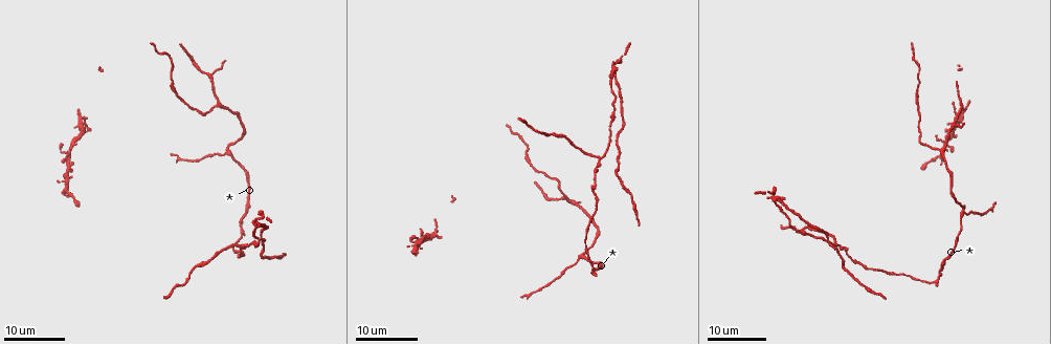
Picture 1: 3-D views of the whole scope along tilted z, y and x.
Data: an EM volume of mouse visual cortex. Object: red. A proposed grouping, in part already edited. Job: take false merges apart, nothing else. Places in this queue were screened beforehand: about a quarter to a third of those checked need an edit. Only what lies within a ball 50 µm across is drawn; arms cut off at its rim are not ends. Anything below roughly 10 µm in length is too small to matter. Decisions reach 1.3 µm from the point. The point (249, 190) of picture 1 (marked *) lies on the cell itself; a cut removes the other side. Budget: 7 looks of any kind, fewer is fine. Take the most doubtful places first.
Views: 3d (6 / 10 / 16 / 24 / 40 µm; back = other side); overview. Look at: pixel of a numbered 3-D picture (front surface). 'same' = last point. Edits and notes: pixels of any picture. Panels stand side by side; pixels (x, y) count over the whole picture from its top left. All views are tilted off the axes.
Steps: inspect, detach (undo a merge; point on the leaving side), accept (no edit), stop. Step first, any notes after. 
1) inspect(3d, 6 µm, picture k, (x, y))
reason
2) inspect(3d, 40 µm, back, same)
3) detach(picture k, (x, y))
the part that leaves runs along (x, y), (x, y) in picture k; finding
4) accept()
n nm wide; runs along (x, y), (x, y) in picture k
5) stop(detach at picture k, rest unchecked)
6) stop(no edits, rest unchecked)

inspect(3d, 24 µm, picture 1, (775, 201))
four arms meet

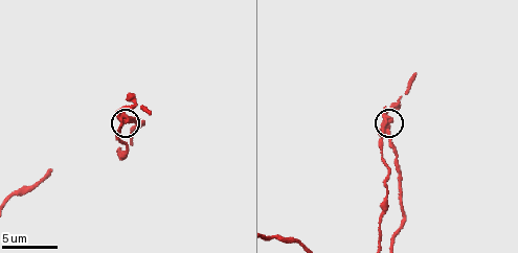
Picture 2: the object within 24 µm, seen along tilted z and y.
inspect(3d, 6 µm, picture 2, (384, 124))

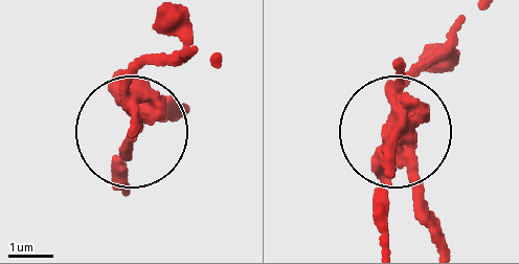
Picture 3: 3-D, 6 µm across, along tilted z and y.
detach(picture 3, (415, 170))
the part that leaves runs along (403, 108), (403, 149), (431, 237) in picture 3; two cells meet here

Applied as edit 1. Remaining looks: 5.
inspect(3d, 24 µm, picture 1, (941, 149))
arms part here

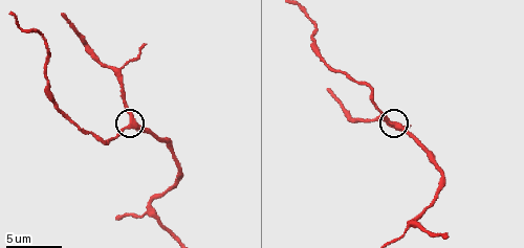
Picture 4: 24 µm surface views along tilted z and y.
inspect(3d, 10 µm, picture 4, (394, 122))
closer look

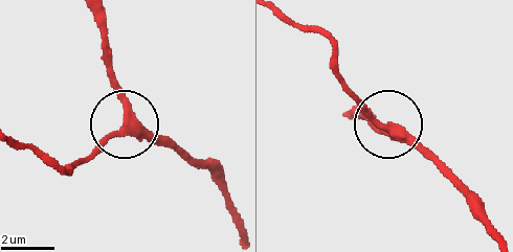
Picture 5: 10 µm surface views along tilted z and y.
accept()
310 nm wide; runs along (238, 222), (218, 176), (125, 121), (105, 63) in picture 5; one cell here

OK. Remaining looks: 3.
inspect(3d, 16 µm, picture 1, (601, 156))
thin arm on a thick one

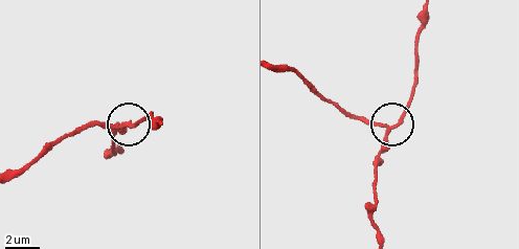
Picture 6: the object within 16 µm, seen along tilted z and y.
inspect(3d, 10 µm, picture 6, (126, 123))

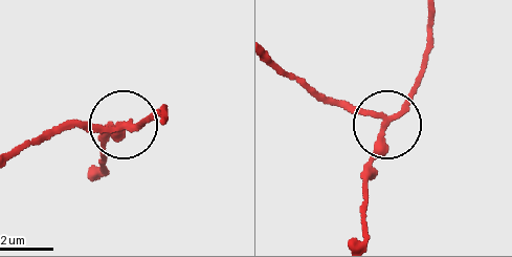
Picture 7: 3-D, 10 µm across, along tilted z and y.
detach(picture 7, (80, 125))
3 arms; the part that leaves runs along (120, 124), (68, 129), (14, 154) in picture 7; two cells meet here

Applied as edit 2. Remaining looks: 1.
inspect(3d, 10 µm, picture 4, (147, 211))
branch point

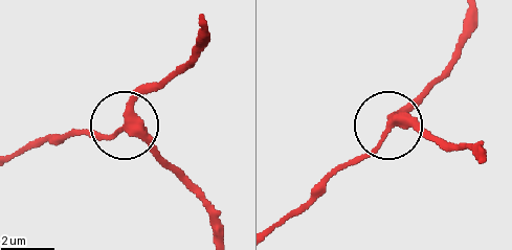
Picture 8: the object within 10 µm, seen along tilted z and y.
accept()
runs along (218, 239), (198, 196), (127, 129), (129, 101), (149, 82) in picture 8; all the same cell

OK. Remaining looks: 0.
stop(detach at picture 3, detach at picture 7, rest unchecked)

